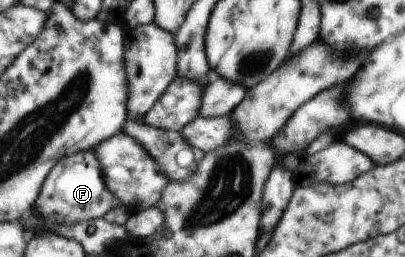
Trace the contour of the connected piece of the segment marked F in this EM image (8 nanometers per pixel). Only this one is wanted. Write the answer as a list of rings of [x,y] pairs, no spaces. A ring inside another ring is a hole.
[[[80,151],[64,158],[48,174],[41,194],[33,205],[35,214],[50,225],[73,225],[90,219],[99,219],[112,208],[122,205],[106,188],[104,173],[98,165],[97,156],[90,151]]]

